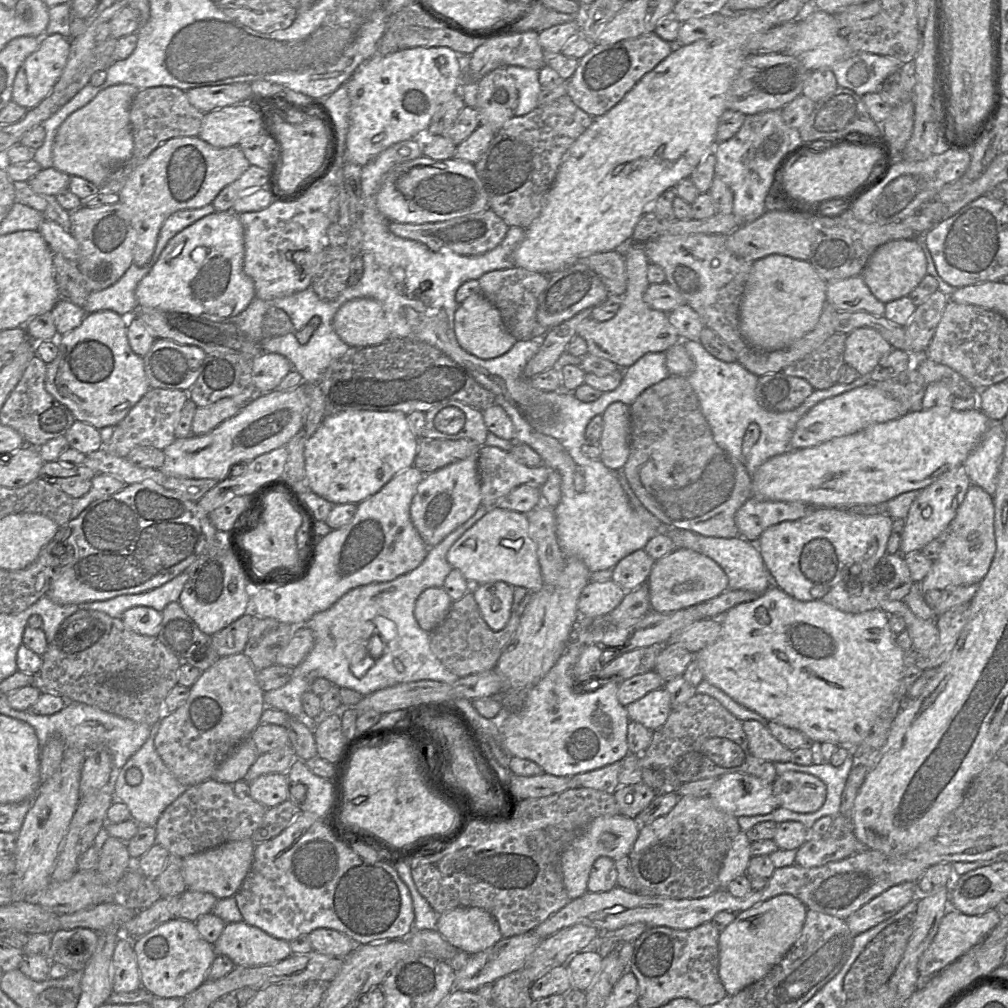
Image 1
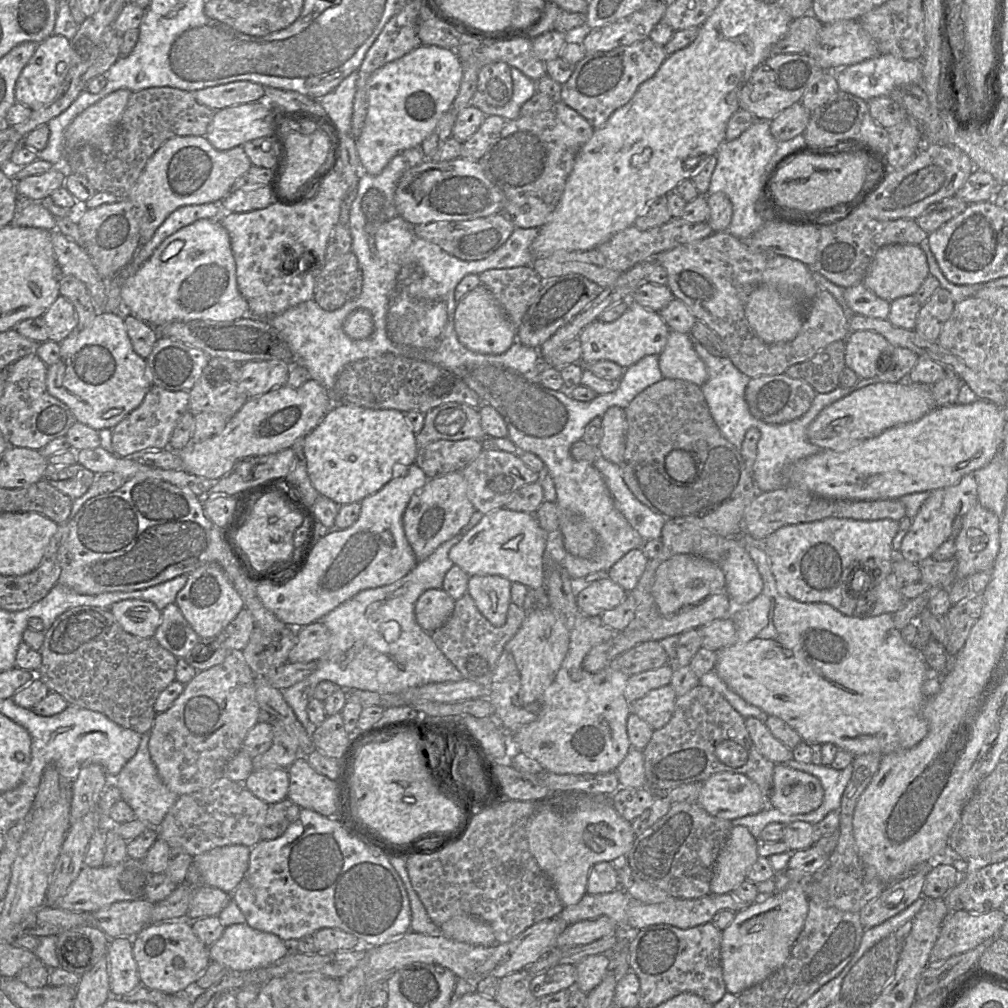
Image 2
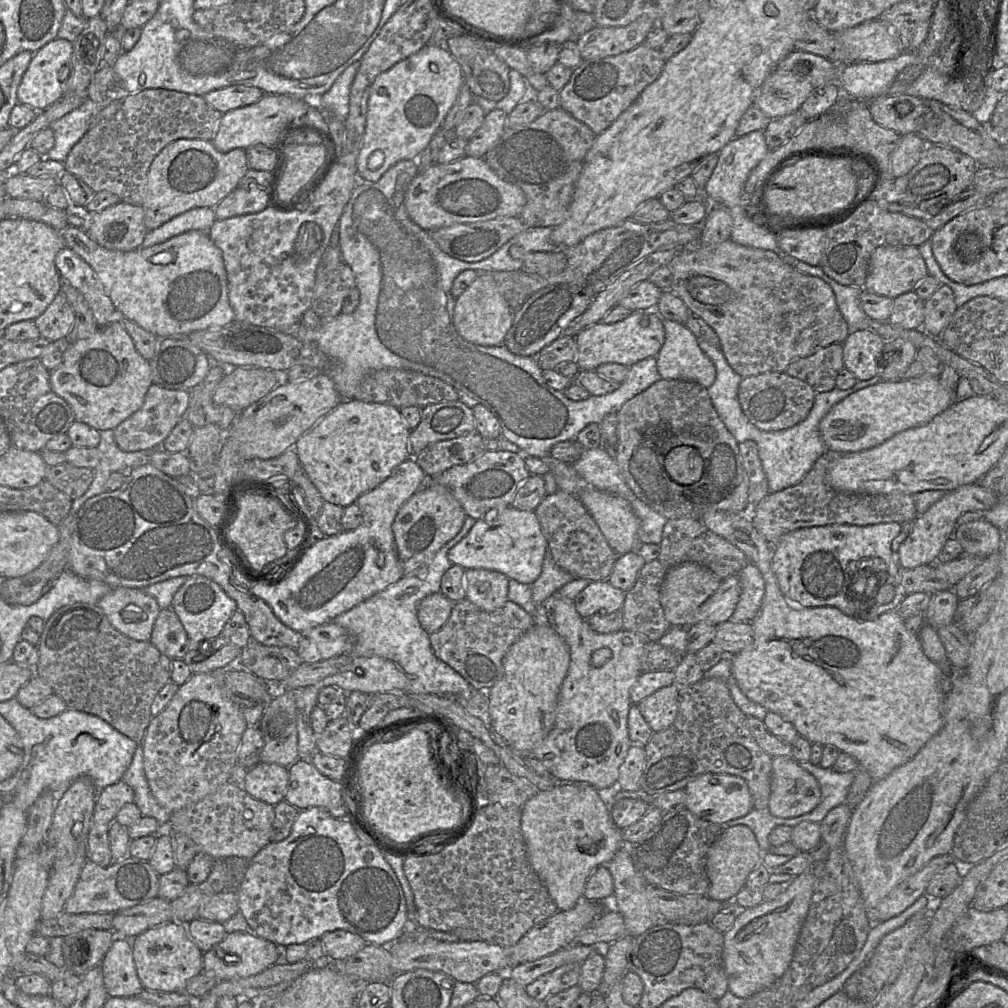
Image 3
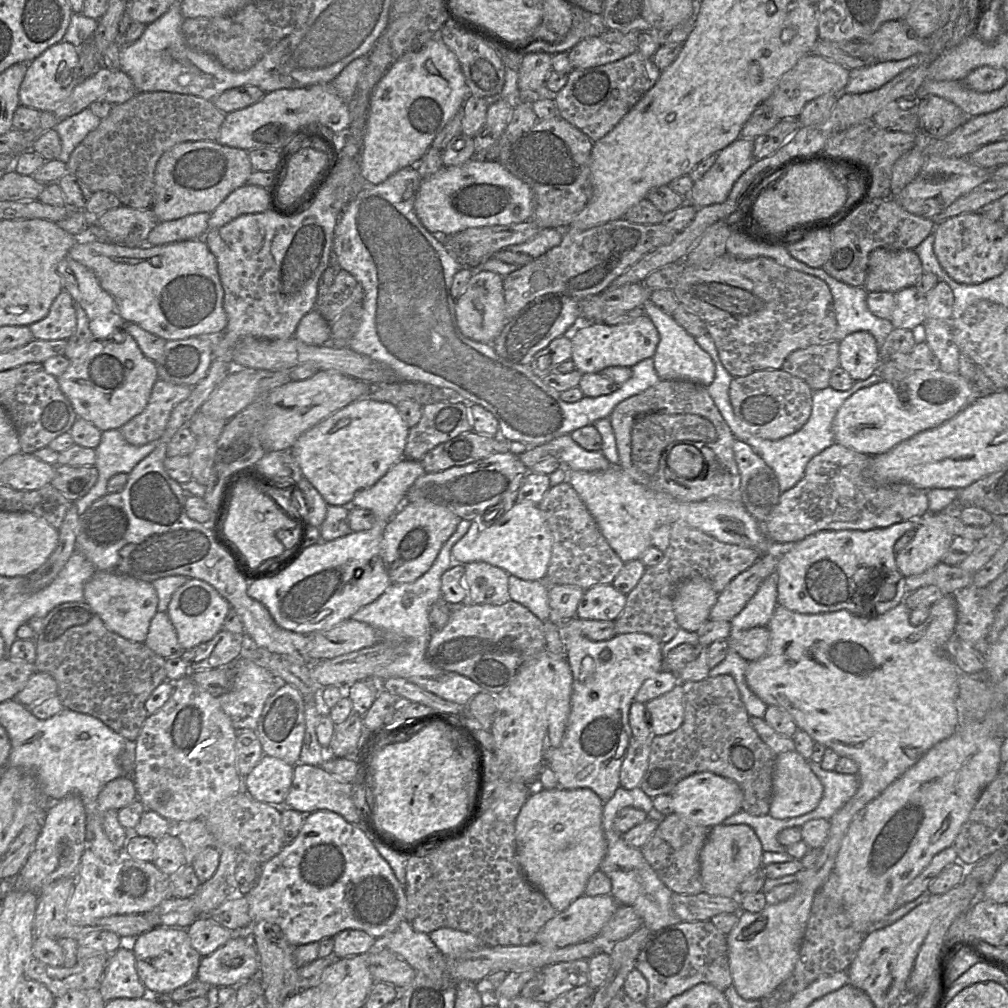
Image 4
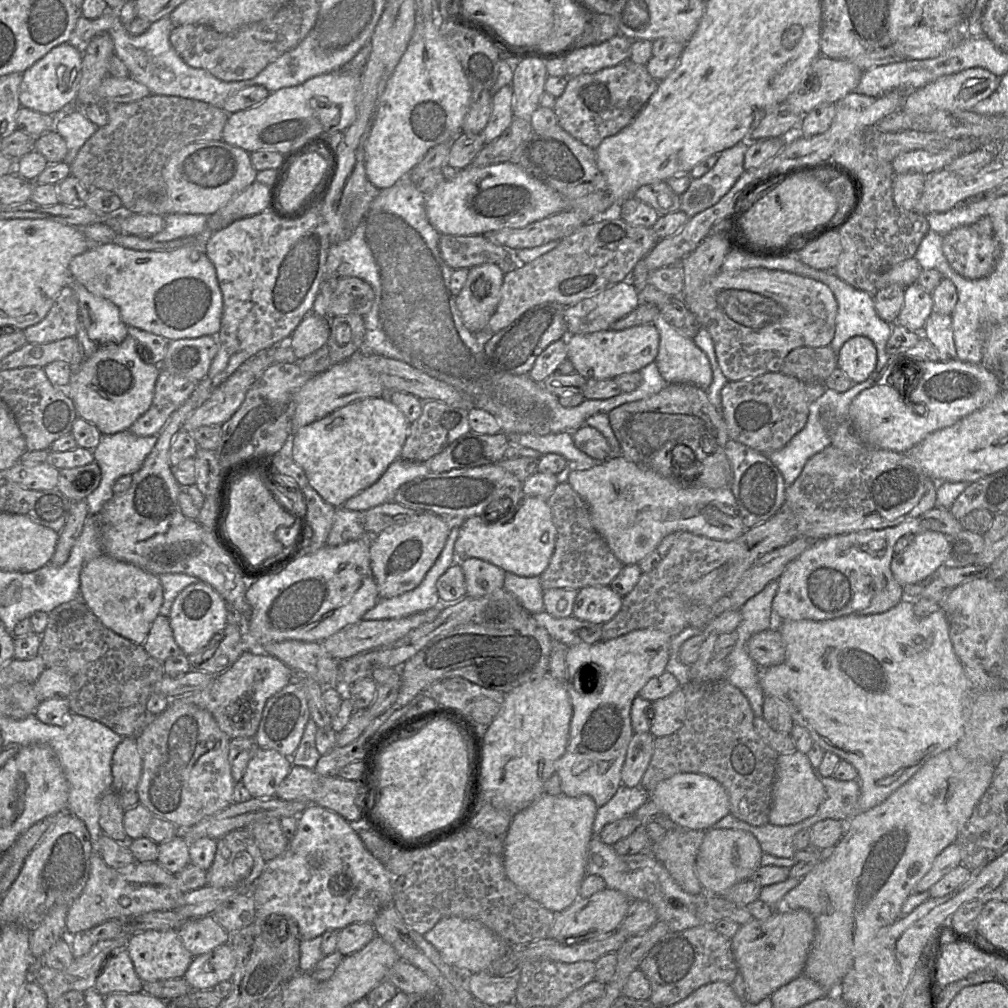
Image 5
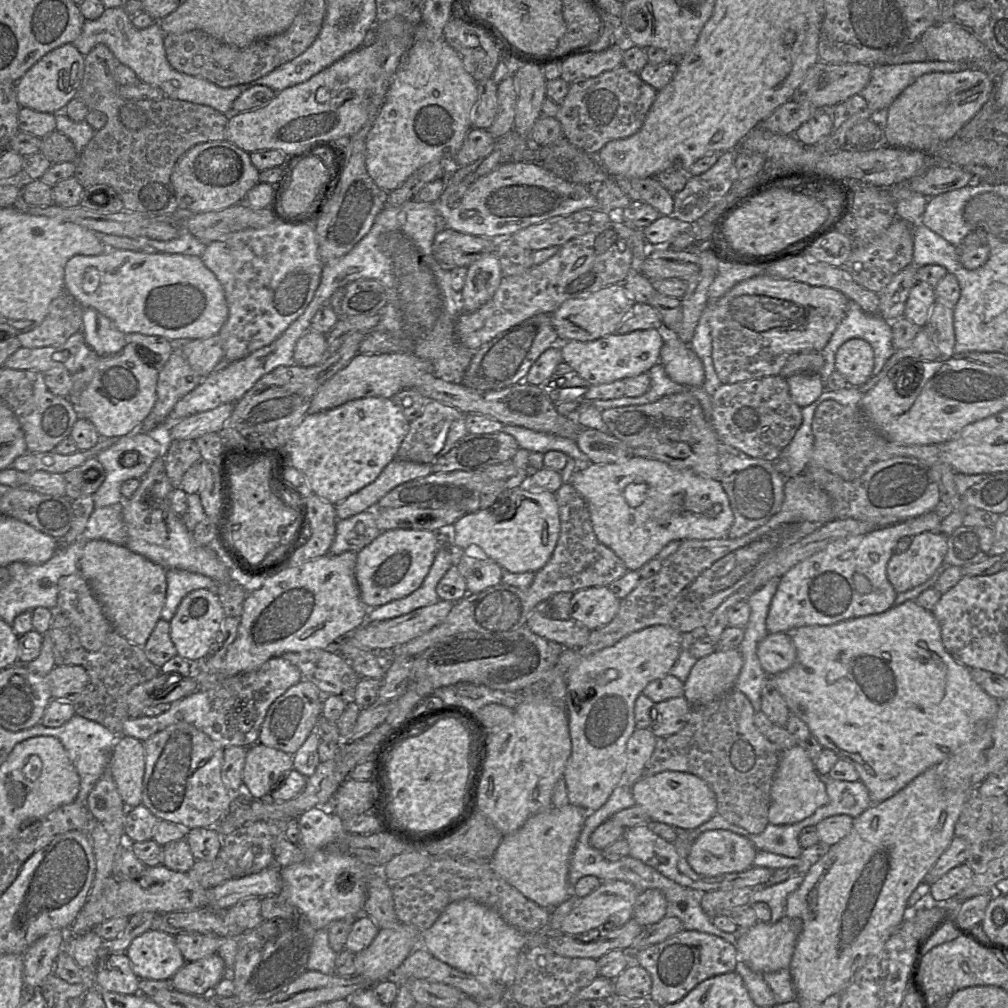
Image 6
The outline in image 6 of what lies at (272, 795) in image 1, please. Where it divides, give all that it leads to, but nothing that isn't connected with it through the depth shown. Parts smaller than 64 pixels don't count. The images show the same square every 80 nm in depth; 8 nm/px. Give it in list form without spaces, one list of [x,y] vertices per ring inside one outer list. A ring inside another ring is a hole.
[[[257,742],[247,748],[244,789],[254,800],[266,799],[292,768],[292,755]]]

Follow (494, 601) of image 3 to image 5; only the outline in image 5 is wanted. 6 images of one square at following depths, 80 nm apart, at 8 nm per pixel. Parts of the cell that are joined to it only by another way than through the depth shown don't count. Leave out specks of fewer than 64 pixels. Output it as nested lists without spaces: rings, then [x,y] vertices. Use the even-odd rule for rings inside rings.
[[[478,558],[459,559],[463,570],[466,595],[480,598],[504,588],[505,571]]]

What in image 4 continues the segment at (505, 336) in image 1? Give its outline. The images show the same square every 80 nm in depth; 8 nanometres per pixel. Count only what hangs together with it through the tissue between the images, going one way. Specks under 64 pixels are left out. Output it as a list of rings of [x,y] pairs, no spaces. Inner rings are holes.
[[[489,271],[473,274],[463,293],[456,299],[456,318],[461,333],[476,342],[492,344],[500,335],[508,319],[505,315],[503,277]]]

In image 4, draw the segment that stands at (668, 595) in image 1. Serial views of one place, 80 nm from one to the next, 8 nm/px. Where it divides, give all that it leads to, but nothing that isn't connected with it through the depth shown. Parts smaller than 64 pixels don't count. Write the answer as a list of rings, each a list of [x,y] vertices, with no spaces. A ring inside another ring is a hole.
[[[700,577],[682,582],[673,598],[673,610],[679,627],[696,632],[709,619],[717,597],[718,593],[711,584]]]

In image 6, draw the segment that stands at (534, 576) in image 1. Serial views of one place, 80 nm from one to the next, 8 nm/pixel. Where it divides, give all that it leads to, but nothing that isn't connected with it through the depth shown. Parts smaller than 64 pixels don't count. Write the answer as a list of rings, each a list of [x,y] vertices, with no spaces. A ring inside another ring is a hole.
[[[521,487],[509,489],[496,502],[507,504],[509,510],[496,515],[489,509],[465,514],[451,527],[451,547],[464,551],[470,546],[480,548],[488,559],[512,573],[536,572],[551,557],[560,533],[559,509],[552,492],[532,492]]]

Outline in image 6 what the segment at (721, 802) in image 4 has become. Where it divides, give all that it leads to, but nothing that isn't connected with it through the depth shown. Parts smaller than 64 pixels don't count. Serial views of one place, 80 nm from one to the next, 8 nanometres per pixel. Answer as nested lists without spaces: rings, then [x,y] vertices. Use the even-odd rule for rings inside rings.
[[[664,771],[653,776],[642,776],[631,786],[636,805],[642,807],[651,821],[671,827],[694,830],[717,814],[714,792],[701,778],[687,772]]]

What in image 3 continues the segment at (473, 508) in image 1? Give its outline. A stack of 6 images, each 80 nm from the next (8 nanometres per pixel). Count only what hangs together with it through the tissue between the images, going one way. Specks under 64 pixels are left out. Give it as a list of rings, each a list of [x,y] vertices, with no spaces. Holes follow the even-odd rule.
[[[428,484],[418,490],[398,511],[392,525],[396,551],[404,576],[428,566],[435,554],[461,530],[467,514],[444,486]]]

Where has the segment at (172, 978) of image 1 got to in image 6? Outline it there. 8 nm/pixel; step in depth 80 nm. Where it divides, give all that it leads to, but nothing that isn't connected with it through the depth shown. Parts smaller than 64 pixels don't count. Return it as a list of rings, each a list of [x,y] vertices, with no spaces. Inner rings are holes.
[[[160,930],[137,936],[125,953],[140,979],[170,980],[186,964],[175,936]]]

